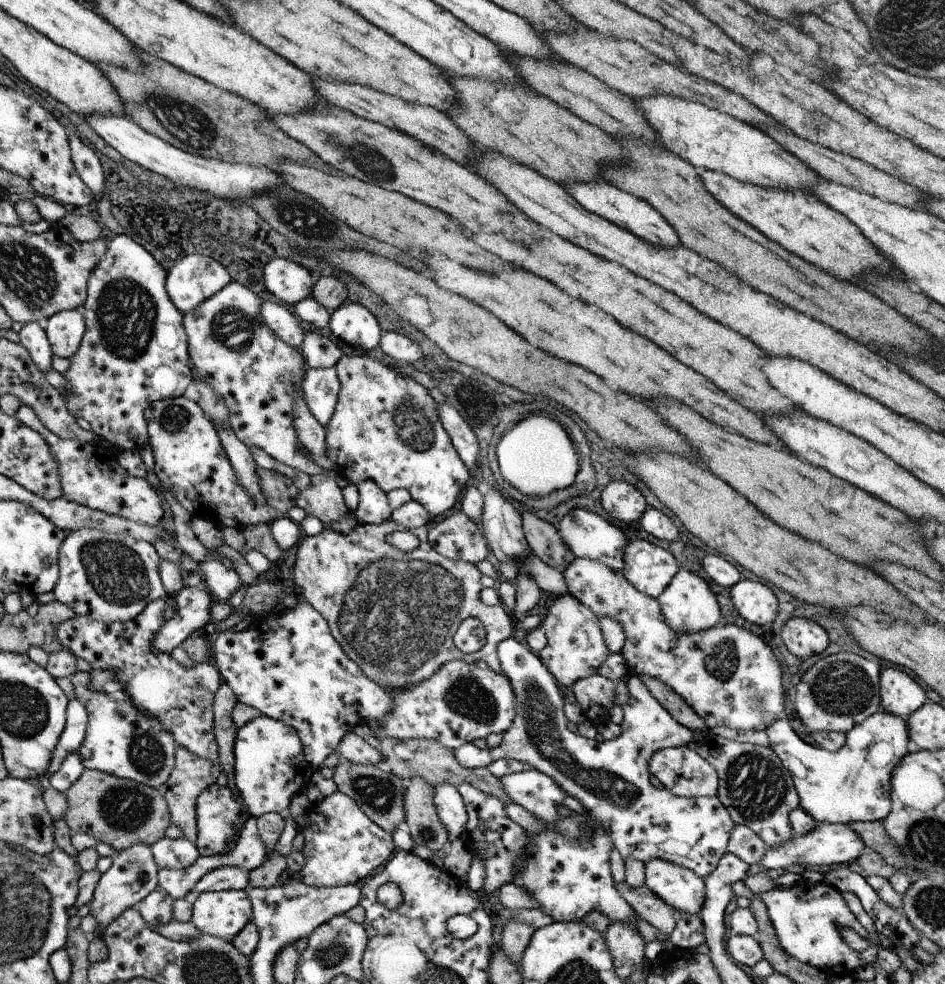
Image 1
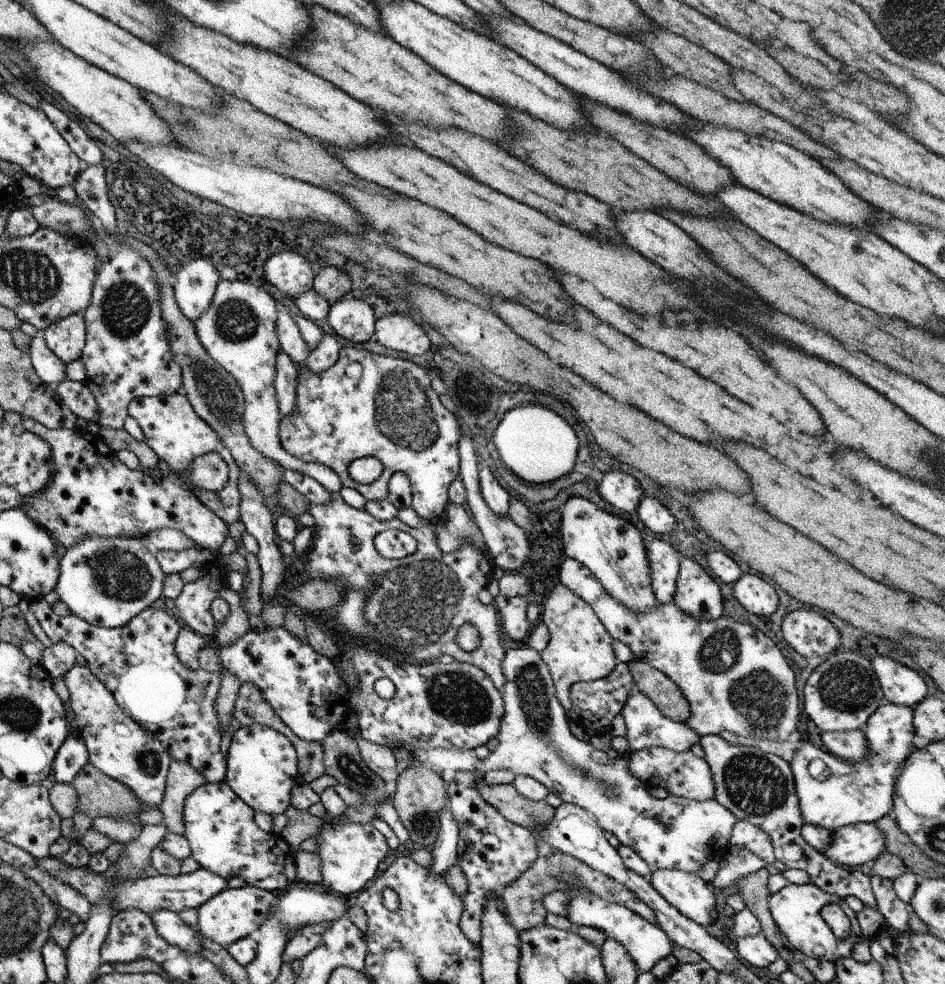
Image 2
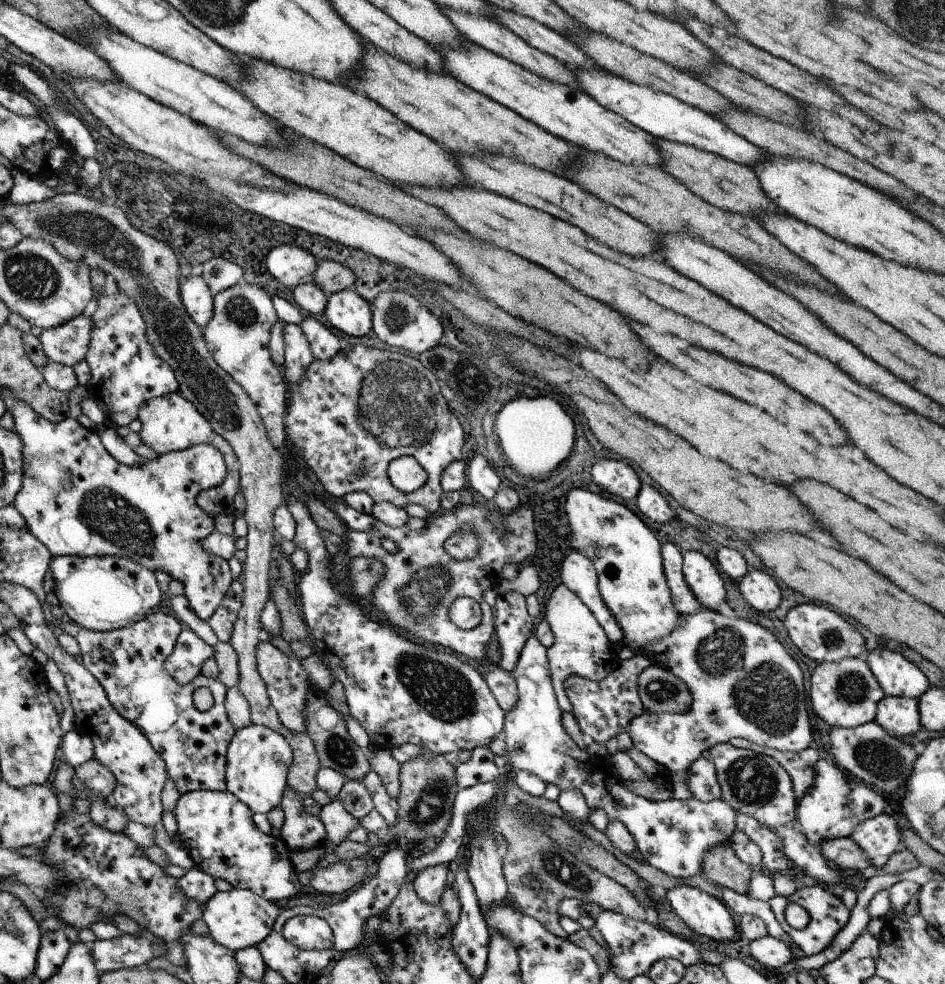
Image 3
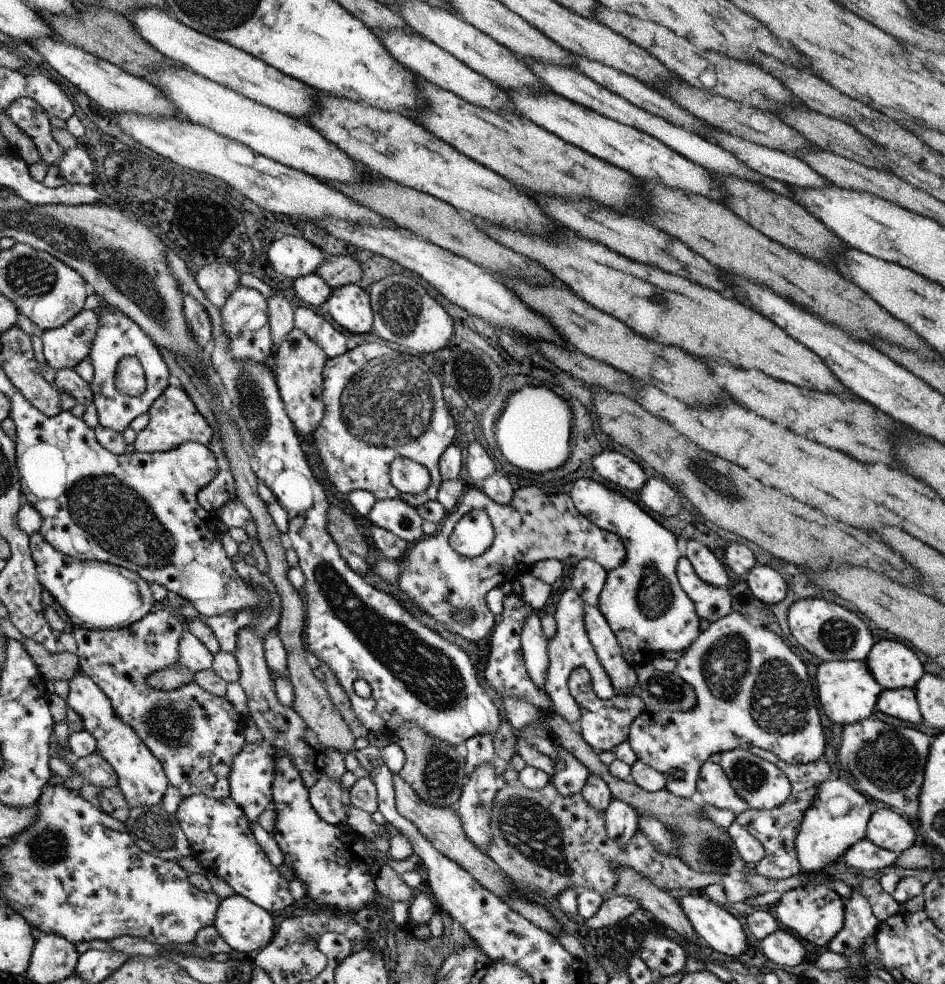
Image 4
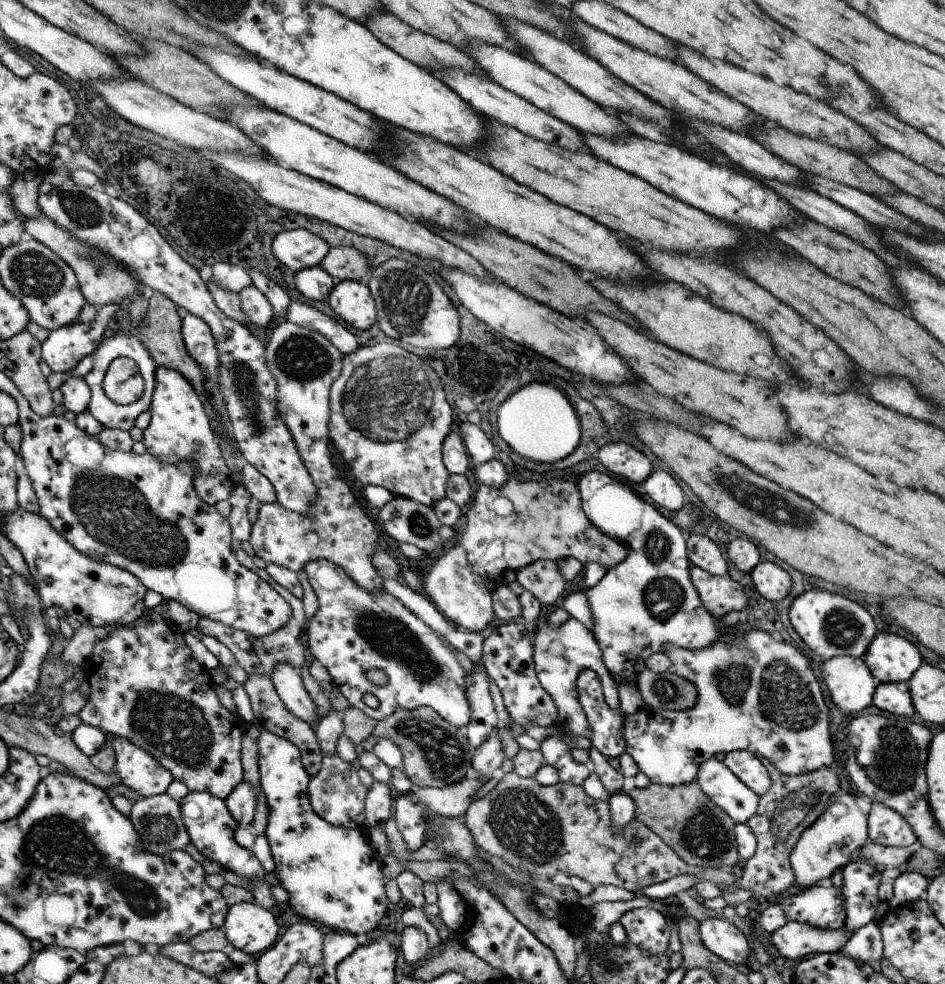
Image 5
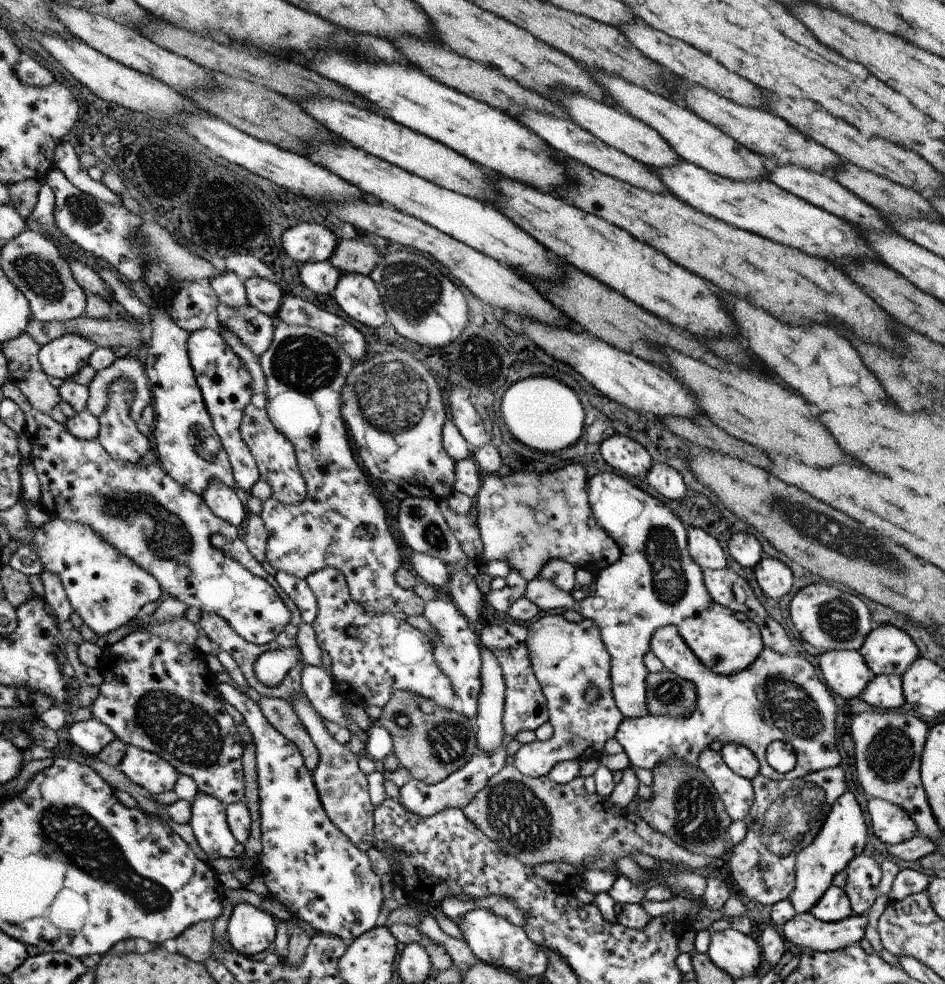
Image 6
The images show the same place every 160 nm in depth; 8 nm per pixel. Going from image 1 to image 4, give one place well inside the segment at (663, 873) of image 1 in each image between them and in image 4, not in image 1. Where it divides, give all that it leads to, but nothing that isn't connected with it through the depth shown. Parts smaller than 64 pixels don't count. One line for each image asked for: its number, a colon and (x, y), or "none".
2: (687, 892)
3: (704, 914)
4: (721, 929)

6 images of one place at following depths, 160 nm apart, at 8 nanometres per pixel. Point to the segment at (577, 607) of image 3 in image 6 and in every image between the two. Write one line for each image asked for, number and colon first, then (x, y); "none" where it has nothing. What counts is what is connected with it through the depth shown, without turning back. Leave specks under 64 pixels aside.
4: (570, 647)
5: (561, 652)
6: (567, 658)

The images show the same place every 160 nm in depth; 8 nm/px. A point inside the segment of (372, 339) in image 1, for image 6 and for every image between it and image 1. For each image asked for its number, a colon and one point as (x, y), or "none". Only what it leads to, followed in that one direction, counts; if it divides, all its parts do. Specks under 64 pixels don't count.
2: (350, 317)
3: (347, 310)
4: (349, 305)
5: (351, 300)
6: (358, 295)

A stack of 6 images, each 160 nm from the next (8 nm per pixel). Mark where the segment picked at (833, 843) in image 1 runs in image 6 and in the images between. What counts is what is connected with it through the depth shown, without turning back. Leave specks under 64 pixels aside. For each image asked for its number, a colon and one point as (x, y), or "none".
2: (853, 845)
3: (879, 836)
4: (887, 829)
5: (887, 827)
6: (891, 824)

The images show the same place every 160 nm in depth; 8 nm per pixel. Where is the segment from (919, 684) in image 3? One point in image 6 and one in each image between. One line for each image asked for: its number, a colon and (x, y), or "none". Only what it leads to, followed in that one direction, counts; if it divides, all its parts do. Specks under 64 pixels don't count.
4: (894, 665)
5: (890, 658)
6: (886, 649)

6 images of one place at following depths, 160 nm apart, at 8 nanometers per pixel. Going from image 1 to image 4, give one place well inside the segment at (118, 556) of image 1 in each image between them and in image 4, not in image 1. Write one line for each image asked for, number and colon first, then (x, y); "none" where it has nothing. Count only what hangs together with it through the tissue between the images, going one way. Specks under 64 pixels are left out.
2: (106, 581)
3: (105, 593)
4: (96, 595)

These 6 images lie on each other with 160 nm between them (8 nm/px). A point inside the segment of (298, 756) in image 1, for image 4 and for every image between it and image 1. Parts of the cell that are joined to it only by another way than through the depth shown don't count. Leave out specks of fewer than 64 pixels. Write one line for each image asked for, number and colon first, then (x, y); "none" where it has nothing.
2: (262, 763)
3: (259, 759)
4: (251, 780)

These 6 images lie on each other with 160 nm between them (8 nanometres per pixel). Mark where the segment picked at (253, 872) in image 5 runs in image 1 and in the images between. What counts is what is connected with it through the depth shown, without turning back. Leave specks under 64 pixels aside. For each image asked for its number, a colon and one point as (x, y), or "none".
1: (219, 813)
2: (220, 827)
3: (217, 829)
4: (220, 835)

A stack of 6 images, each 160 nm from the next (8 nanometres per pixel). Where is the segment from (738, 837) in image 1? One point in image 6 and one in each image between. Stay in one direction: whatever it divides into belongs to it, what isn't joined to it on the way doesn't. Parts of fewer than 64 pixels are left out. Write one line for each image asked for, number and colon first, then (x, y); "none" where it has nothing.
2: (744, 834)
3: (771, 843)
4: (776, 828)
5: (792, 803)
6: (786, 815)

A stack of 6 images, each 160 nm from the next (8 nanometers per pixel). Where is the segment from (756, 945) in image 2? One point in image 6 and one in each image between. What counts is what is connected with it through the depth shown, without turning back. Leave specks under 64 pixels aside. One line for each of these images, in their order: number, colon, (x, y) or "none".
3: (773, 953)
4: (782, 947)
5: (794, 940)
6: (805, 930)

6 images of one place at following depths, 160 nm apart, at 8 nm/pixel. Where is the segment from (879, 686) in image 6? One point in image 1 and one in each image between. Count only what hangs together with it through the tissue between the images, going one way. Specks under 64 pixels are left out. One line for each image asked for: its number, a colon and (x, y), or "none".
1: (853, 784)
2: (862, 792)
3: (898, 715)
4: (901, 703)
5: (895, 697)

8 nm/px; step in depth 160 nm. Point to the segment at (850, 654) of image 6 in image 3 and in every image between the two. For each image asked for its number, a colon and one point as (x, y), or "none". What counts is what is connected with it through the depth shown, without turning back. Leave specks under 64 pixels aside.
3: (846, 694)
4: (848, 692)
5: (851, 685)

